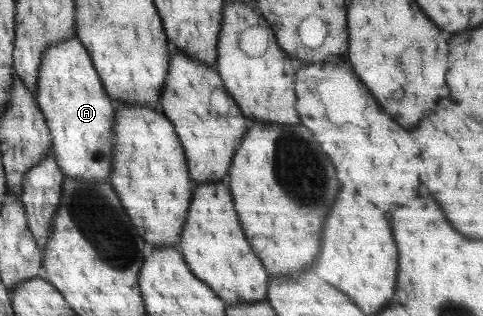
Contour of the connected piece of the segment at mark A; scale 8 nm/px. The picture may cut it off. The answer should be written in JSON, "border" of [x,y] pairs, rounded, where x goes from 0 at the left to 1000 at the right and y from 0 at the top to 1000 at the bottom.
{"border":[[[137,120],[87,165],[72,316],[104,418],[104,475],[130,557],[176,576],[219,573],[232,547],[236,332],[159,120]]]}

